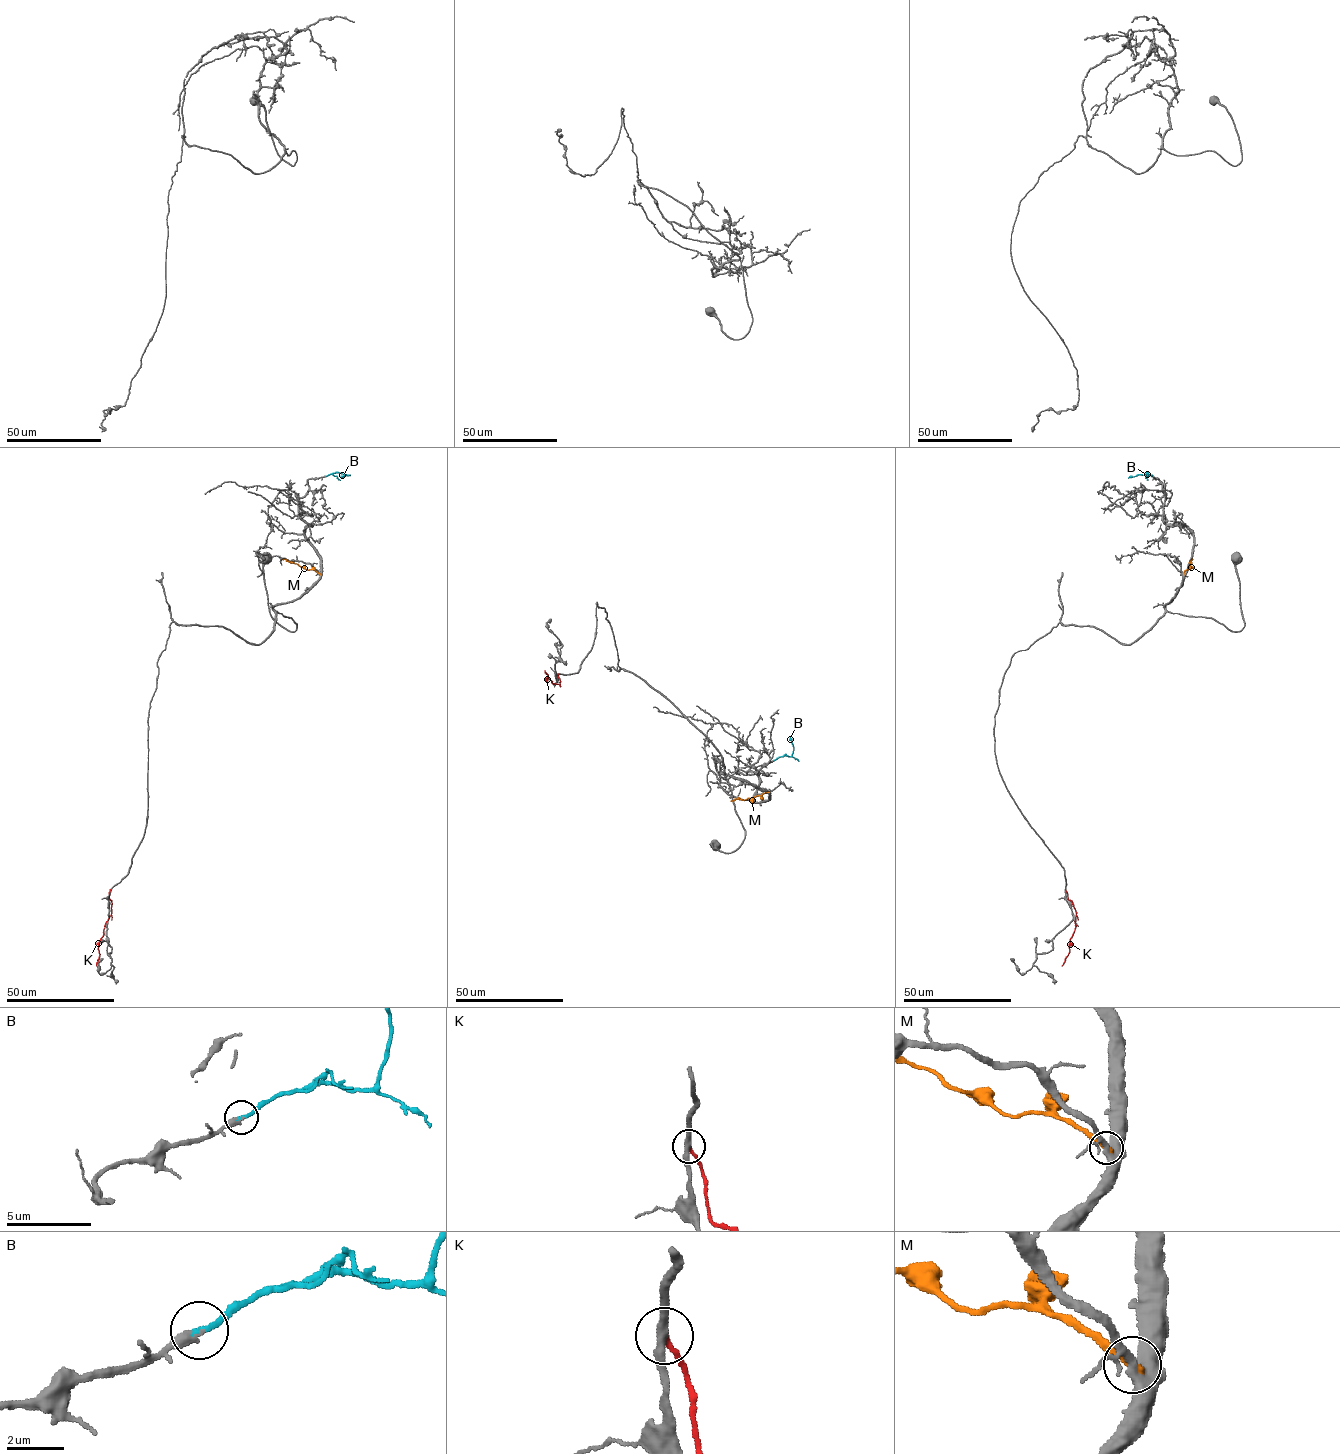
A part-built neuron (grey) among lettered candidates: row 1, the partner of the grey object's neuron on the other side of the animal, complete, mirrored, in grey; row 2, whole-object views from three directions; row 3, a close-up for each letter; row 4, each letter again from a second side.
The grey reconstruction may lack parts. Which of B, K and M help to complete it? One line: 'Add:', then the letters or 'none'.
Add: B

